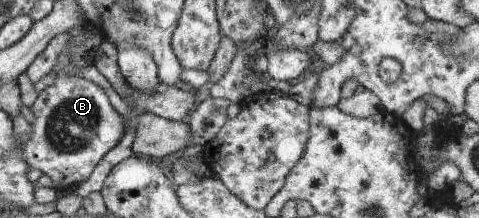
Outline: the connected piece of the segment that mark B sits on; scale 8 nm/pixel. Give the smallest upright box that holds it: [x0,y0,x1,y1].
[23,74,124,190]

